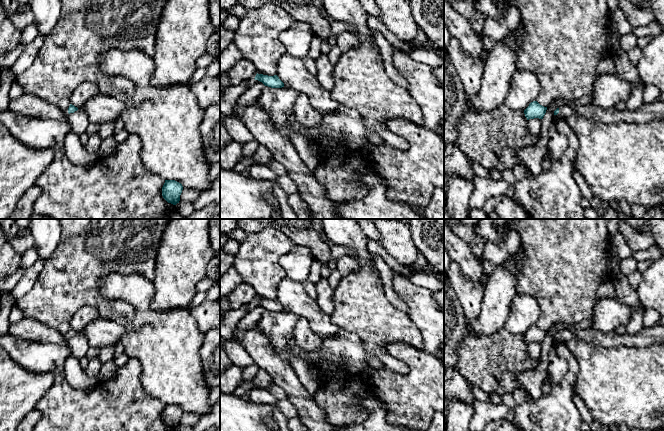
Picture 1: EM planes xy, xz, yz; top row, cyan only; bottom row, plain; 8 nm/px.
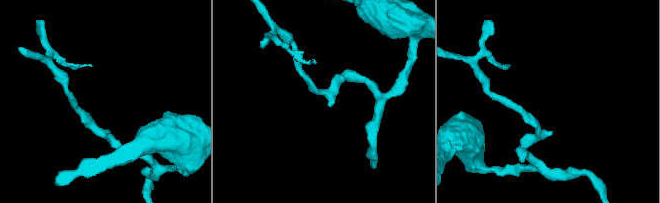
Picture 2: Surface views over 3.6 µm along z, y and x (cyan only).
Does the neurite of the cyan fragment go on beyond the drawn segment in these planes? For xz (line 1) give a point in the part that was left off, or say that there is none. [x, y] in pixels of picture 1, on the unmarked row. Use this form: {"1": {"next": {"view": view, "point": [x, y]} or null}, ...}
{"1": {"next": null}}

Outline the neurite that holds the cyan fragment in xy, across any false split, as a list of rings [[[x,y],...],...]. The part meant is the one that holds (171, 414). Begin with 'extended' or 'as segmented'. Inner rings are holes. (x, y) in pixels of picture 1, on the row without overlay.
as segmented | [[[165,404],[162,411],[162,420],[168,427],[176,429],[180,425],[182,414],[183,410],[181,407],[175,404]]]

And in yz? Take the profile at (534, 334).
as segmented | [[[533,325],[524,334],[524,338],[527,344],[534,343],[534,342],[543,343],[546,337],[546,334],[547,334],[547,331],[540,329],[537,325]]]

